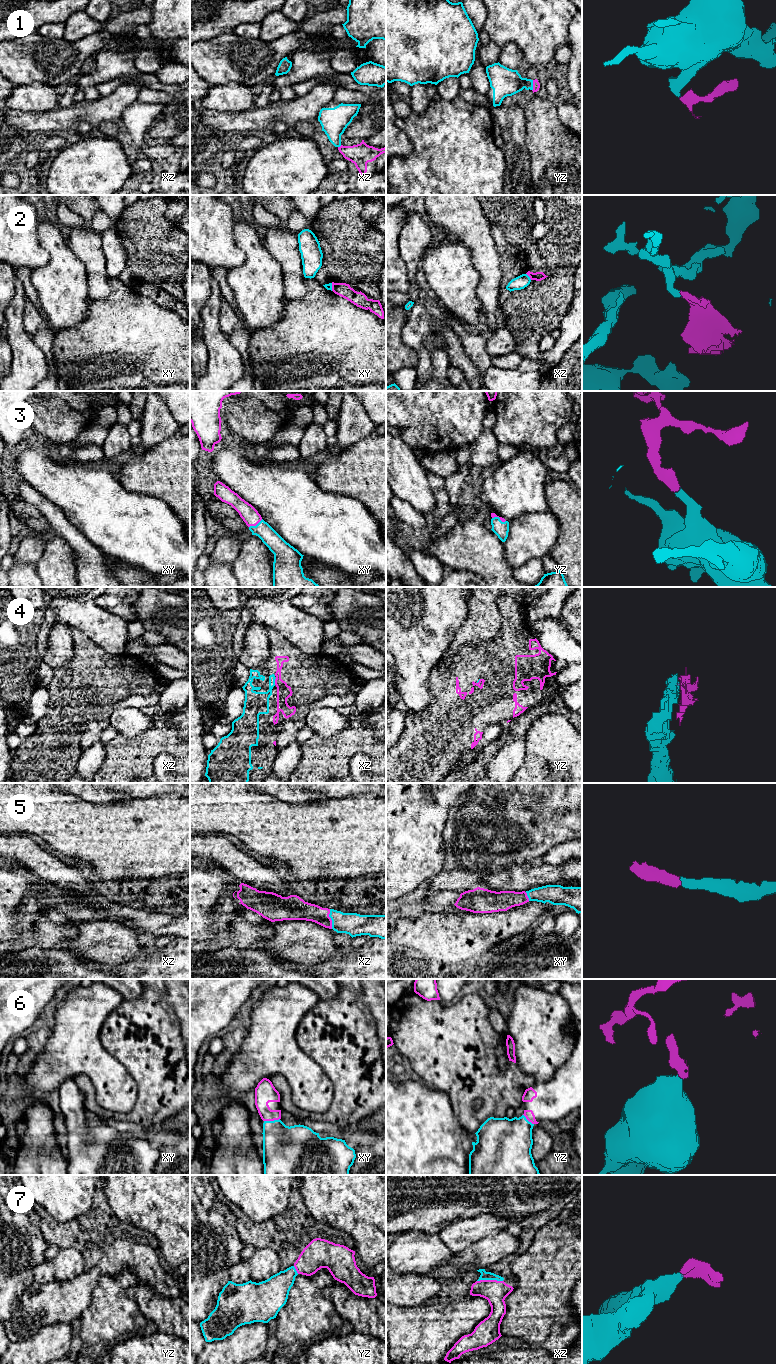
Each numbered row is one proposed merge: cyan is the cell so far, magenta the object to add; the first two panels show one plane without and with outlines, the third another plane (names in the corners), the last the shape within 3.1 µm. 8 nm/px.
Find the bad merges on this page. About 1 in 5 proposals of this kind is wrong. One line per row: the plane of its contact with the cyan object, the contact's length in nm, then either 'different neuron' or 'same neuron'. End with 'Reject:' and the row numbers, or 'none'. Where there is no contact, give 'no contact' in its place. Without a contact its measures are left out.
1: yz | 90 nm | same neuron
2: xz | 70 nm | different neuron
3: xy | 130 nm | same neuron
4: xz | 60 nm | same neuron
5: xz | 160 nm | same neuron
6: xy | 130 nm | same neuron
7: xz | 200 nm | same neuron
Reject: 2

